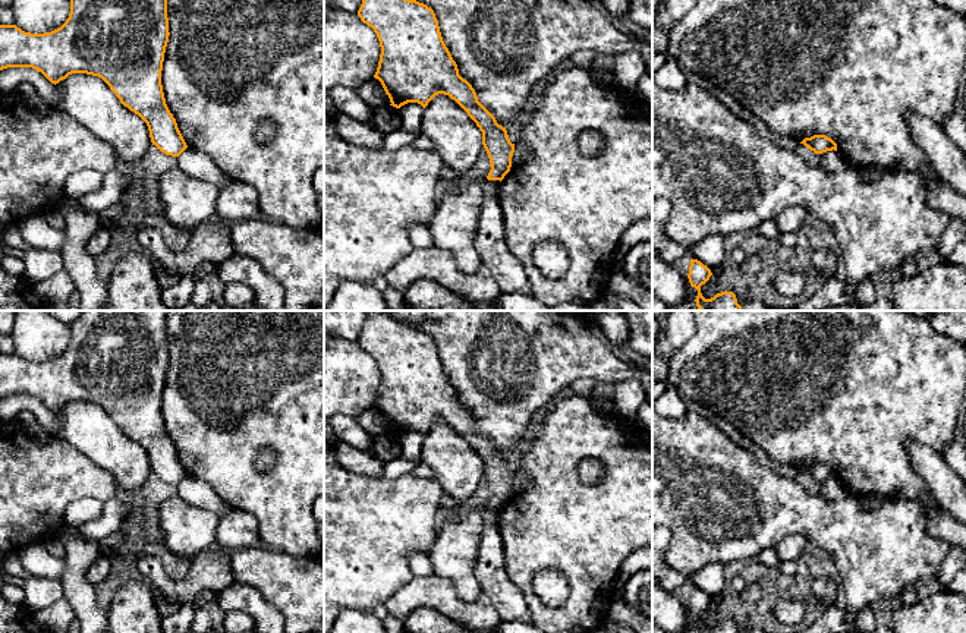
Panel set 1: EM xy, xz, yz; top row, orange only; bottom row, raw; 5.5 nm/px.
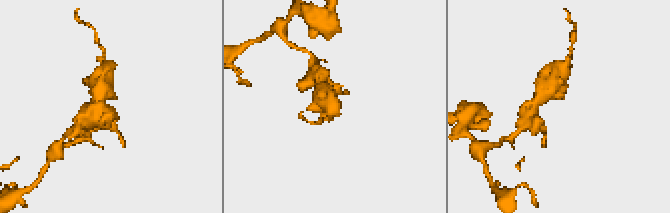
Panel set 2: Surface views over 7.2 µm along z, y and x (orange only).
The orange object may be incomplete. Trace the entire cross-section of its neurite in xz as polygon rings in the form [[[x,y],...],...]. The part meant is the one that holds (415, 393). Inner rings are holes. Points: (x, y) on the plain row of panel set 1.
[[[372,311],[358,344],[378,365],[381,382],[374,406],[381,410],[390,434],[400,437],[418,431],[425,437],[435,423],[449,423],[482,460],[491,491],[487,507],[501,510],[510,500],[515,472],[506,456],[478,429],[472,413],[459,403],[434,338],[405,327],[387,311]]]

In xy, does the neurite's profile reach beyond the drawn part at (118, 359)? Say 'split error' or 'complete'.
complete

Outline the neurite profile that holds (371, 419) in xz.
[[[375,406],[365,409],[356,419],[359,425],[372,437],[391,432],[381,410]]]

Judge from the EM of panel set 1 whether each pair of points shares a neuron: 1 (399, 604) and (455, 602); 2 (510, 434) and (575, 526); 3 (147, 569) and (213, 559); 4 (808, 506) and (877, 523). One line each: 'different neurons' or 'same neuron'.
1: same neuron
2: different neurons
3: same neuron
4: same neuron

